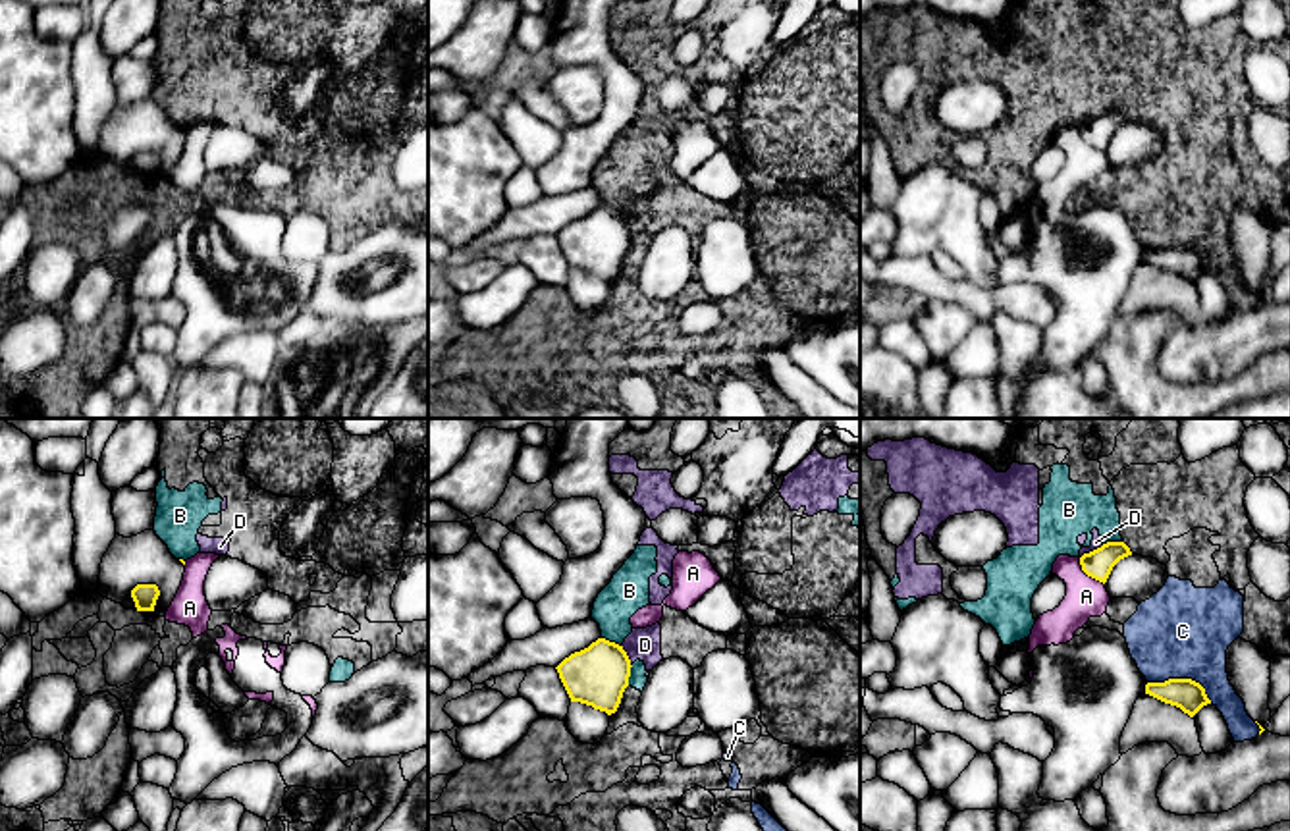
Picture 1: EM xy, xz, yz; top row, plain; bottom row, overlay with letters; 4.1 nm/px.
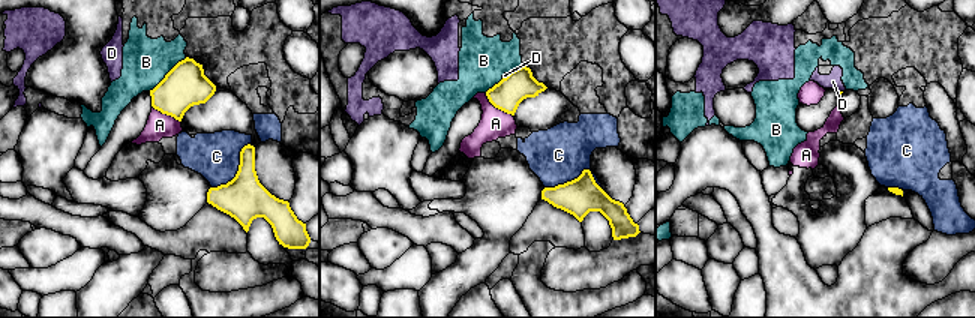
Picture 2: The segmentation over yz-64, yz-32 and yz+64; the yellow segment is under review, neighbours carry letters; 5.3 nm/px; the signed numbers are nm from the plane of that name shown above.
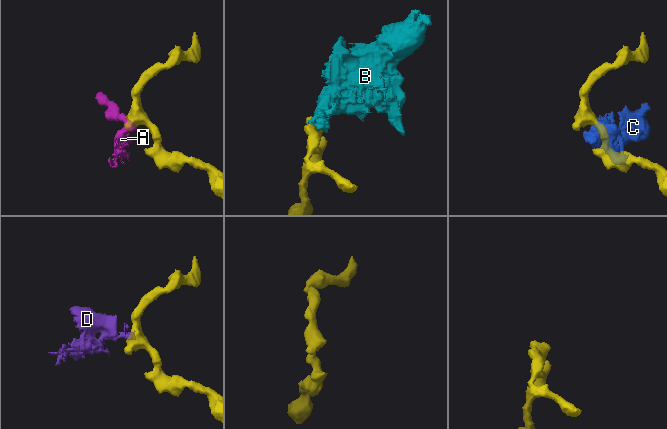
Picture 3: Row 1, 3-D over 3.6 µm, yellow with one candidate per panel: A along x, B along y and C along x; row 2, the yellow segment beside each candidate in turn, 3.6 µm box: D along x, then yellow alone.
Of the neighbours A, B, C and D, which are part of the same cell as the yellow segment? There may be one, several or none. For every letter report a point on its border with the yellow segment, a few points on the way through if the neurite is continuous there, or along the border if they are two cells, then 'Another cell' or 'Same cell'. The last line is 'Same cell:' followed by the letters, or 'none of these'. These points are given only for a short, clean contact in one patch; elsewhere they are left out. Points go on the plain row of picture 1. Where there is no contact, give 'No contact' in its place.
A: Touches yellow at yz (1088, 143). Boundary: yz (1078, 126), (1080, 135), (1103, 153). Another cell
B: Touches yellow at xz (612, 211). Boundary: xz (602, 205), (621, 214). Another cell
C: Touches yellow at yz (1182, 247). Another cell
D: Touches yellow at yz (1094, 118). Boundary: yz (1103, 112), (1080, 126). Another cell
Same cell: none of these

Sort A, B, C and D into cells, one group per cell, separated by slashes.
A / B C D

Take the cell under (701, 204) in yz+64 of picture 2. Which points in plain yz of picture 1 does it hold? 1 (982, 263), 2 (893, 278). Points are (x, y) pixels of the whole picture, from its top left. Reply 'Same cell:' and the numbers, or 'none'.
Same cell: 2

